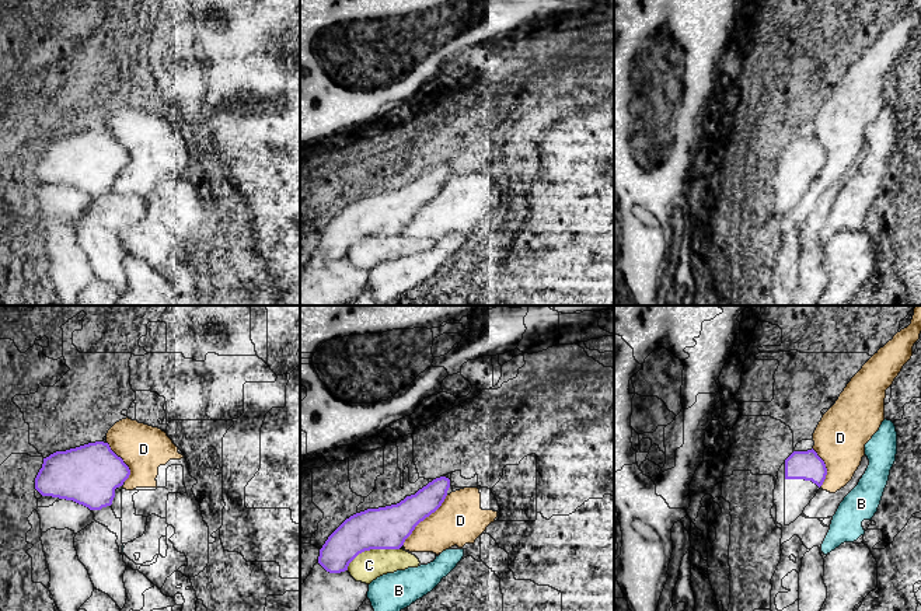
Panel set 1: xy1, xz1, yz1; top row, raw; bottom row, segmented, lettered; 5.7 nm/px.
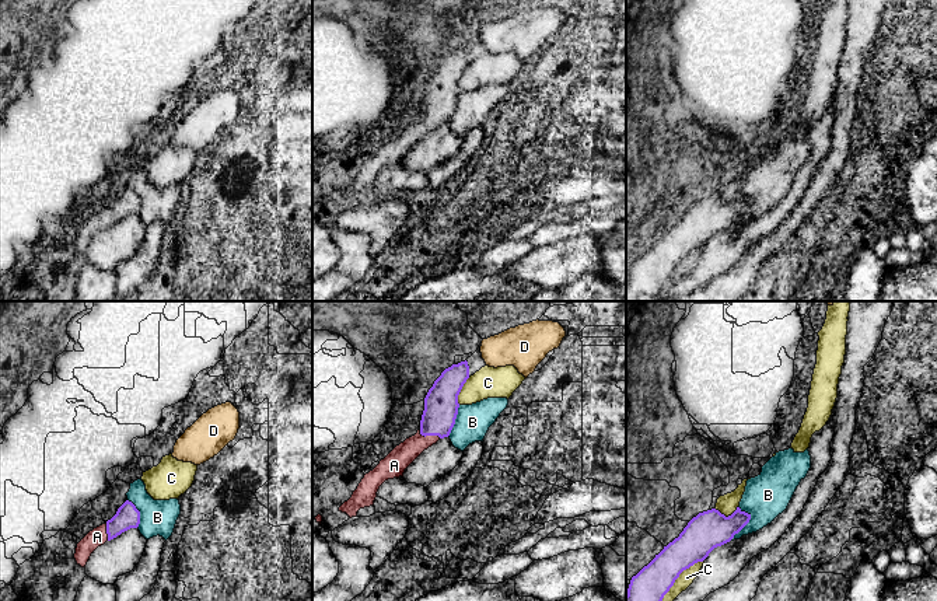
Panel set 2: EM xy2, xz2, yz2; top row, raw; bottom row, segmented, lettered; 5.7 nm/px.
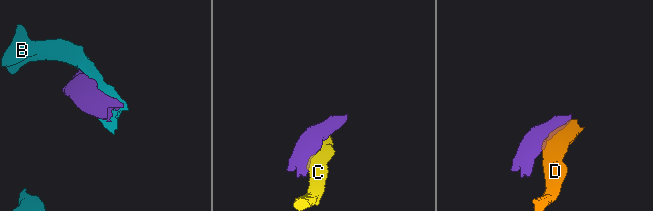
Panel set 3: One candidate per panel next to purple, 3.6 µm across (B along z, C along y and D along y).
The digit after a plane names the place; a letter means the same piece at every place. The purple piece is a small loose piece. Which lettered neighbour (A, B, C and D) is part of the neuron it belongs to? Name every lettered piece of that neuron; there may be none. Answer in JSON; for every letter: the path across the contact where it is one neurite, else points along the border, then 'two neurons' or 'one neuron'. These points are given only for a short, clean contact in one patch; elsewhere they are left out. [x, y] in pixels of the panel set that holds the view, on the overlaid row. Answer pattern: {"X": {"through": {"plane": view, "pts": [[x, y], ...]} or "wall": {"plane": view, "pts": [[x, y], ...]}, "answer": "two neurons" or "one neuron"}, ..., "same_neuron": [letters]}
{"A": {"through": {"plane": "xz2", "pts": [[441, 405], [439, 419], [429, 434], [402, 456]]}, "answer": "one neuron"}, "B": {"wall": {"plane": "yz2", "pts": [[738, 506], [750, 516], [750, 520], [730, 540]]}, "answer": "two neurons"}, "C": {"answer": "two neurons"}, "D": {"answer": "two neurons"}, "same_neuron": ["A"]}

